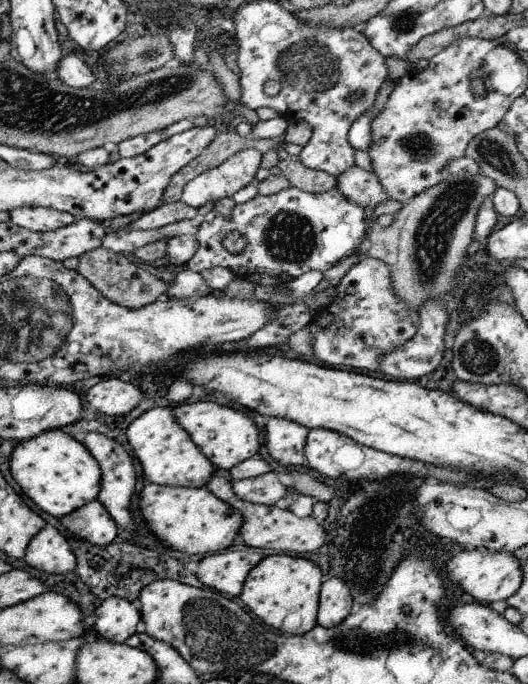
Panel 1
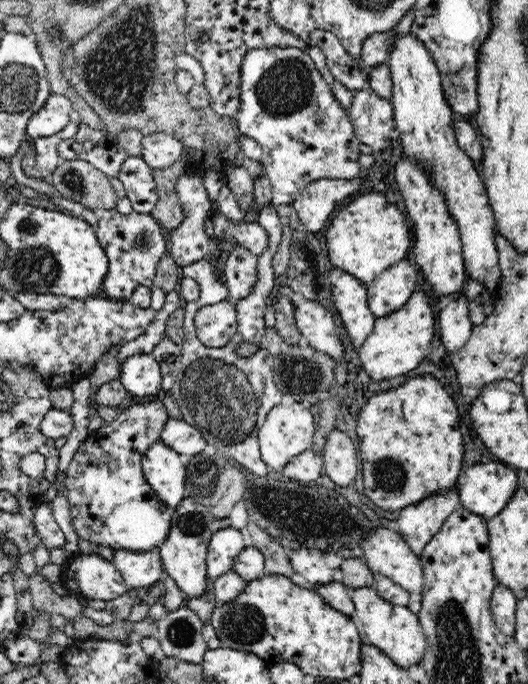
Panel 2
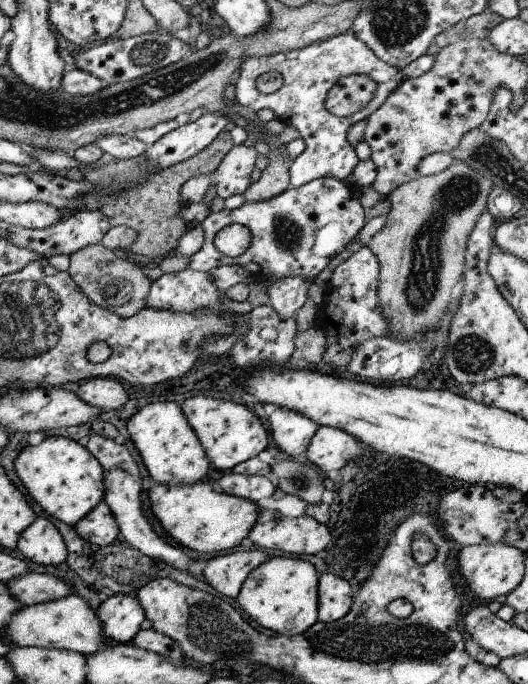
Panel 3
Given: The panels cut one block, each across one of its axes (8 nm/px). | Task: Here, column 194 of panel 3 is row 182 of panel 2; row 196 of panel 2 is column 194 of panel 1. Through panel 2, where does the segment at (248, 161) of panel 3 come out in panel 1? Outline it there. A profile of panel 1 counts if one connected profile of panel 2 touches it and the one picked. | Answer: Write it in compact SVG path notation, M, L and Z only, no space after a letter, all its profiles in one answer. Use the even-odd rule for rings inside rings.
M243 148L229 156L225 162L205 173L199 174L192 181L187 182L181 190L180 202L189 207L205 206L205 202L217 202L221 198L231 198L233 193L244 188L255 176L256 170L260 168L260 153L251 148Z

